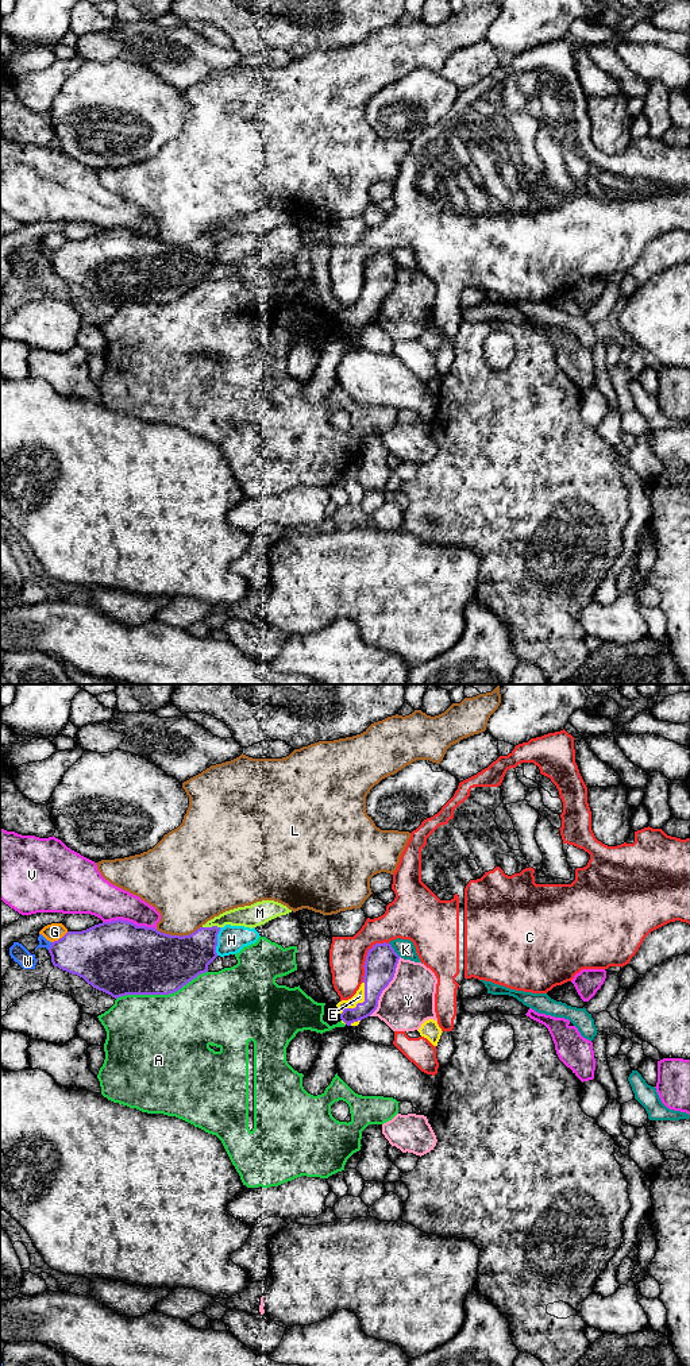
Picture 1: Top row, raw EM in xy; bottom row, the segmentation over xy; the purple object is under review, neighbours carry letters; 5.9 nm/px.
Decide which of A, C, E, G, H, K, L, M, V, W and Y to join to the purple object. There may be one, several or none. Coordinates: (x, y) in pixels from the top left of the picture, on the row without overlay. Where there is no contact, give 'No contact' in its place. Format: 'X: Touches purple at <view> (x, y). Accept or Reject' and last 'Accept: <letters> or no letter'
A: Touches purple at xy (161, 303). Reject
C: Touches purple at xy (366, 266). Reject
E: Touches purple at xy (361, 312). Accept
G: Touches purple at xy (60, 247). Reject
H: Touches purple at xy (216, 250). Reject
K: Touches purple at xy (393, 258). Reject
L: Touches purple at xy (178, 244). Reject
M: Touches purple at xy (212, 235). Reject
V: Touches purple at xy (130, 231). Reject
W: Touches purple at xy (50, 255). Reject
Y: Touches purple at xy (386, 294). Reject
Accept: E

